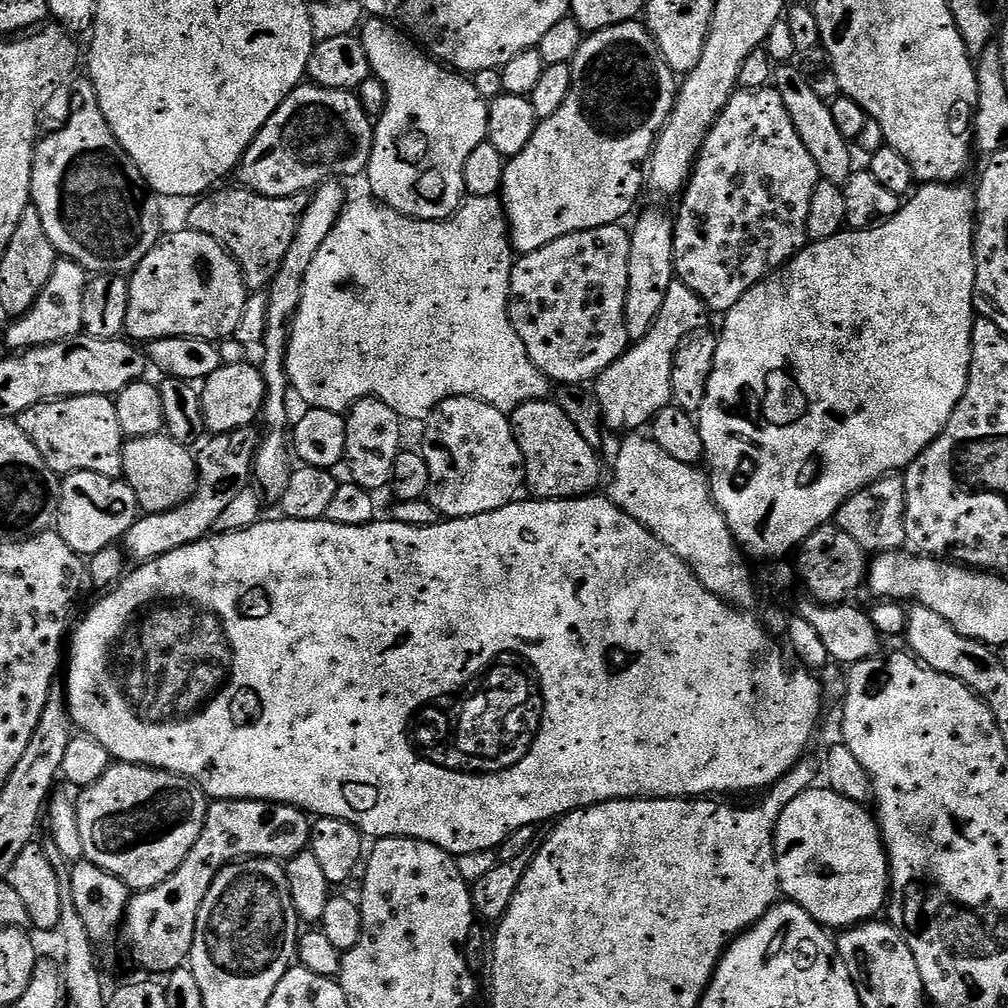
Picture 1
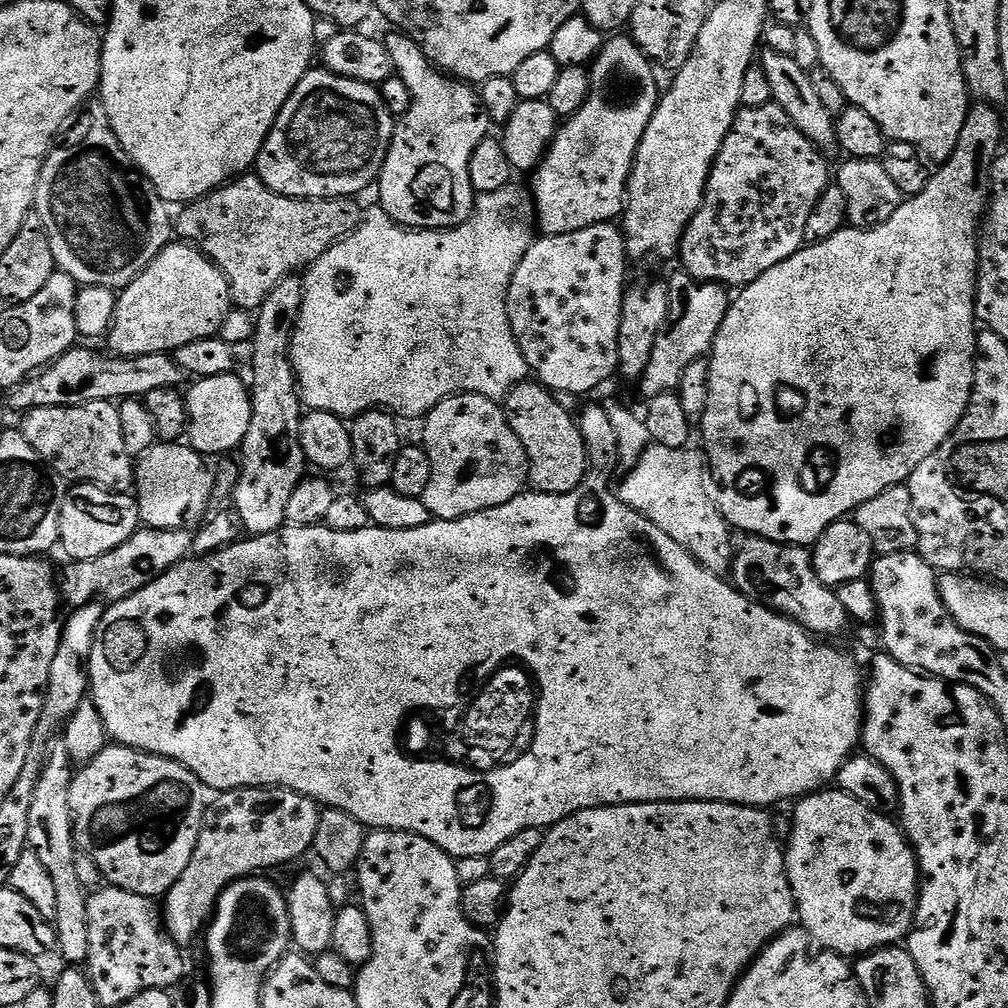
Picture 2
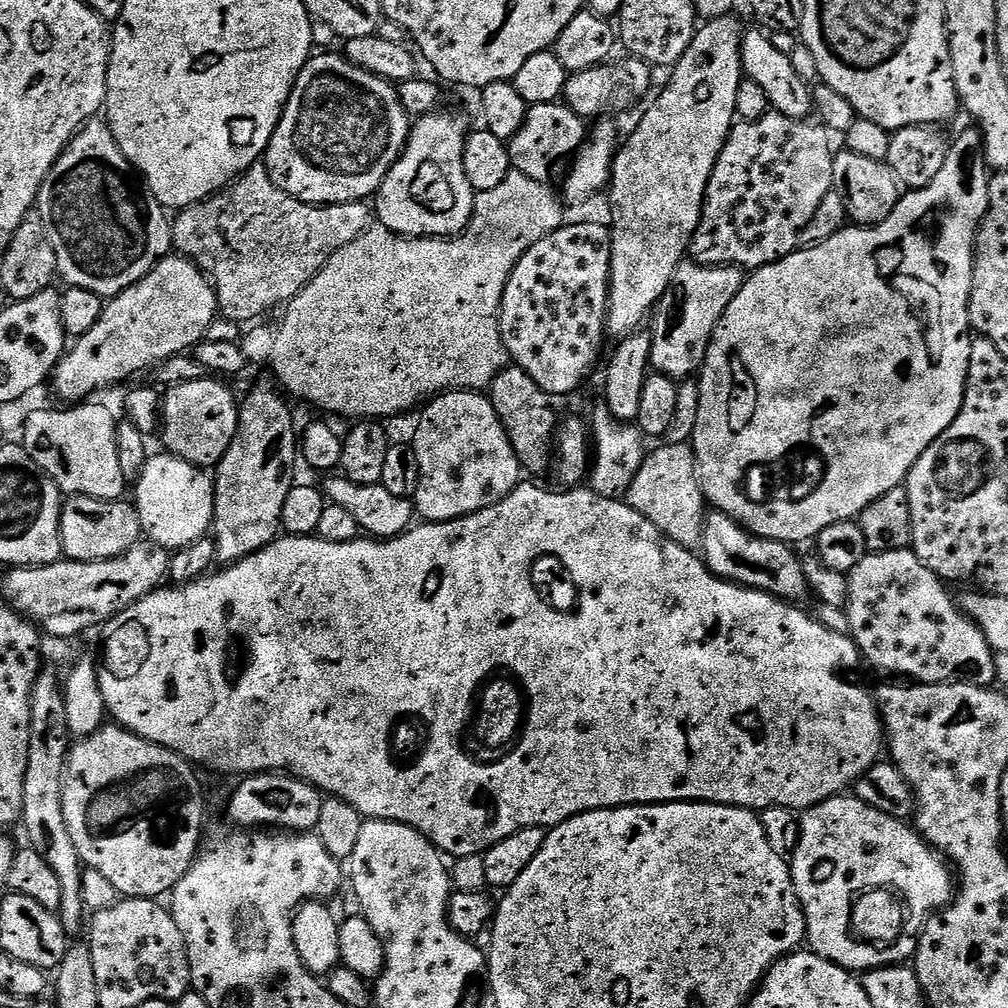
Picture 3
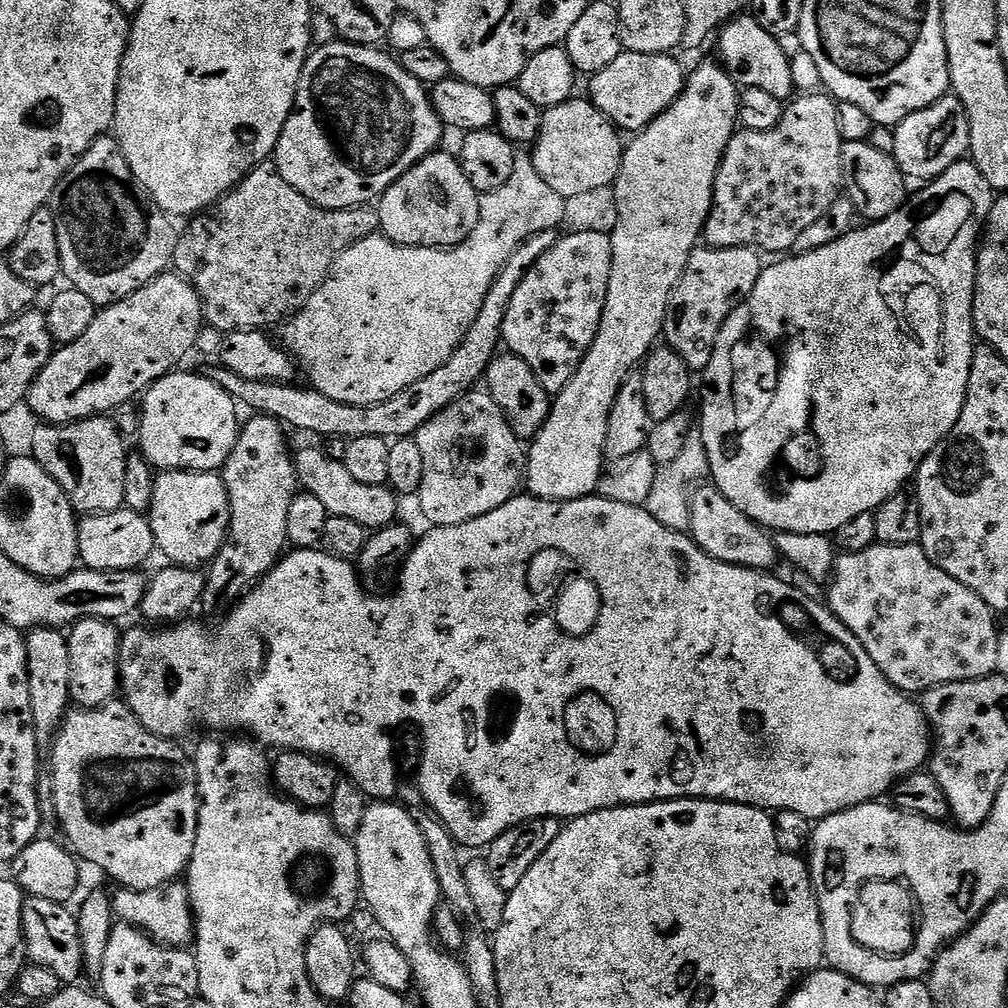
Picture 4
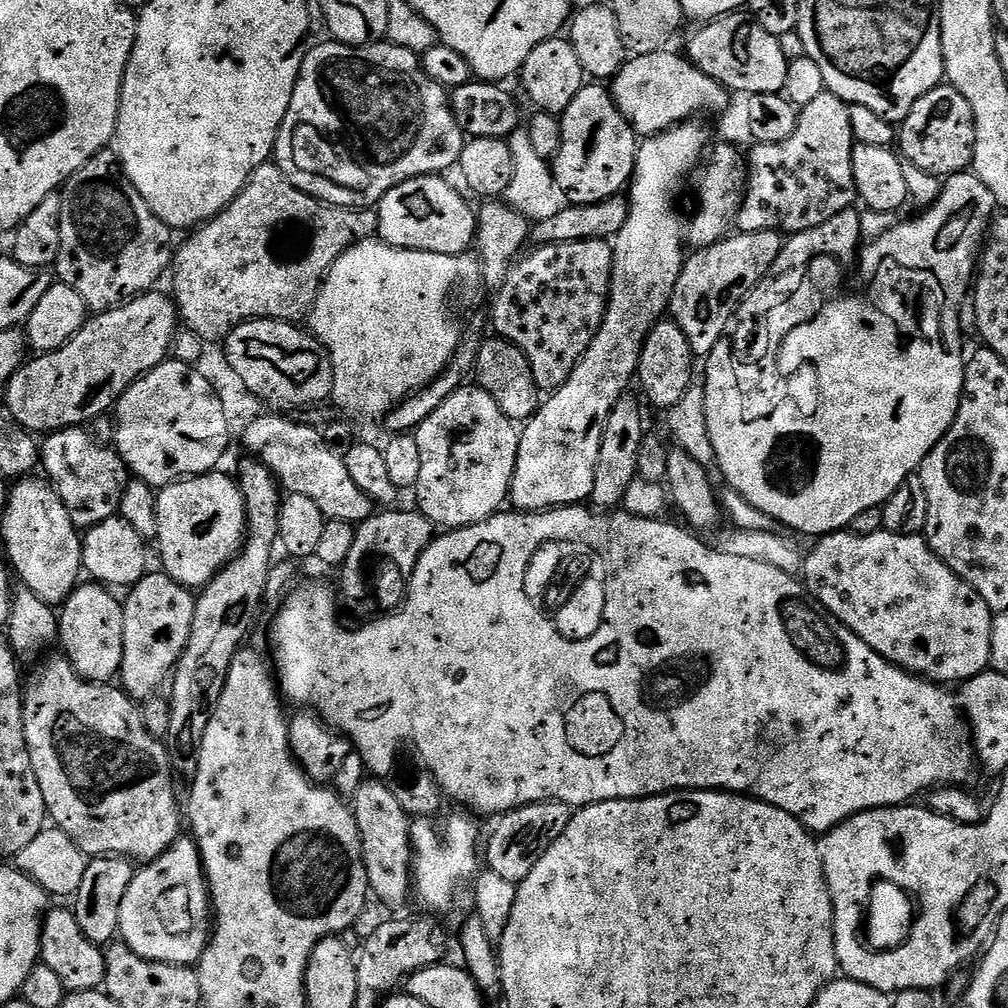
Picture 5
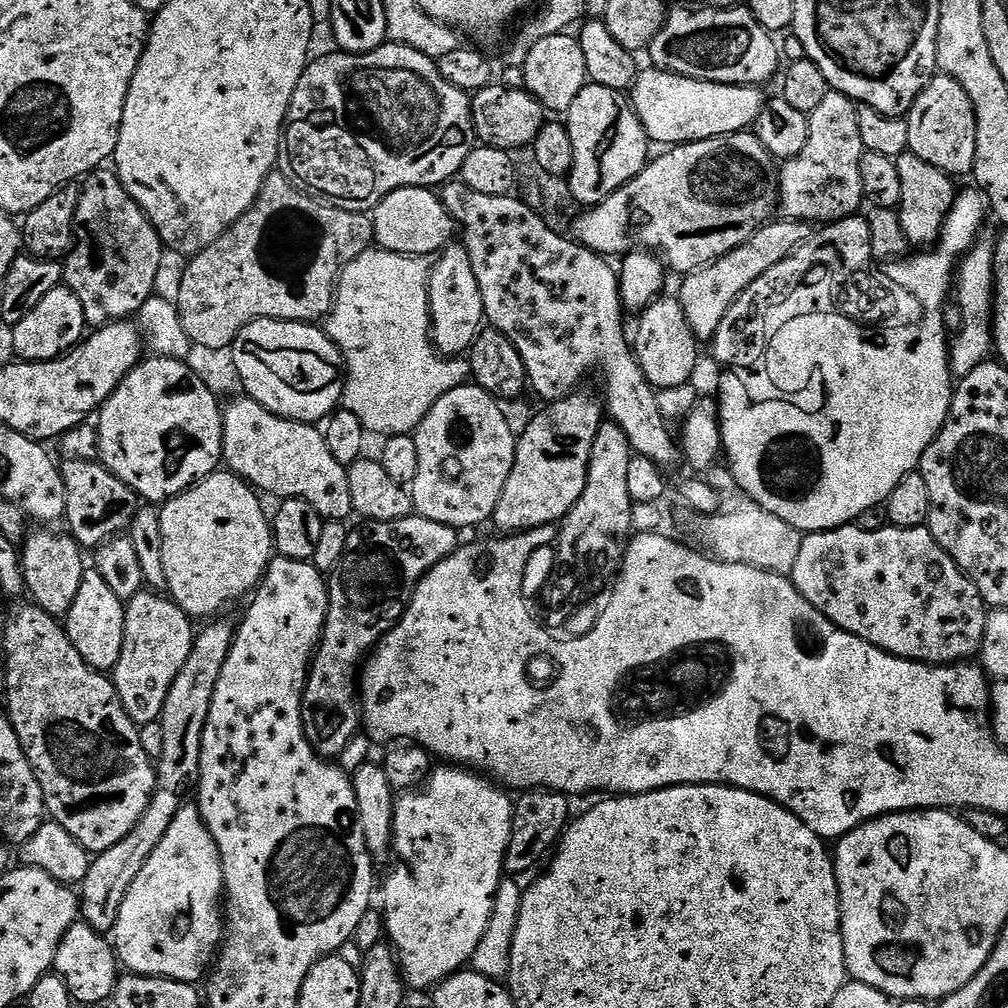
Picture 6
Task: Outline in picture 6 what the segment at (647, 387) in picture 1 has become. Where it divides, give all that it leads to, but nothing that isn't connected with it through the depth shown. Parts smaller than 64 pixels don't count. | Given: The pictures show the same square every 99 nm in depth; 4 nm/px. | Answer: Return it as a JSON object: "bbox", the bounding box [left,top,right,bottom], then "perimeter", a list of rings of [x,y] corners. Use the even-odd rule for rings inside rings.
{"bbox":[678,218,813,342],"perimeter":[[[776,218],[759,228],[749,240],[742,242],[742,246],[730,250],[730,254],[718,258],[697,272],[687,273],[683,277],[684,285],[680,288],[678,299],[697,341],[711,342],[716,337],[718,326],[722,326],[722,318],[726,318],[726,310],[734,306],[736,299],[754,282],[758,282],[758,278],[762,278],[770,266],[778,266],[782,258],[802,246],[802,242],[810,239],[812,234],[813,229],[803,220]]]}

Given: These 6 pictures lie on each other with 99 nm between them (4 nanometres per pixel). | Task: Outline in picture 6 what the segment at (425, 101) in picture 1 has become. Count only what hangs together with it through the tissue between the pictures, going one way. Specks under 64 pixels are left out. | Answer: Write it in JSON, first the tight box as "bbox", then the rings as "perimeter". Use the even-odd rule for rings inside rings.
{"bbox":[371,188,458,257],"perimeter":[[[431,188],[394,190],[376,205],[371,217],[375,243],[383,251],[403,256],[435,257],[453,243],[452,235],[458,232],[458,225],[446,210],[443,199]]]}

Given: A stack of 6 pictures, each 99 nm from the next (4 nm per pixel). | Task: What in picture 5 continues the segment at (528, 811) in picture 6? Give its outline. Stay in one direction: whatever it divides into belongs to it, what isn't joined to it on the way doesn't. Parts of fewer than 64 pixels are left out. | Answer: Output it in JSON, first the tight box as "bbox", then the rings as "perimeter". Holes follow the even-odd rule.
{"bbox":[486,800,573,884],"perimeter":[[[557,800],[538,802],[504,813],[495,821],[496,829],[492,837],[486,840],[487,871],[500,875],[505,882],[521,884],[530,875],[530,870],[538,866],[542,854],[546,854],[546,850],[550,850],[550,846],[562,838],[562,830],[570,826],[573,815],[572,807]]]}

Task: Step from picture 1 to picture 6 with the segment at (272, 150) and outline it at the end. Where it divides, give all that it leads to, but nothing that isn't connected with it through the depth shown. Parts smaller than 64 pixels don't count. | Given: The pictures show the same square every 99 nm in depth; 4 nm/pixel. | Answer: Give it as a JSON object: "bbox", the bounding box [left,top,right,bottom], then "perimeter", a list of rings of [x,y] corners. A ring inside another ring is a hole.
{"bbox":[282,42,477,213],"perimeter":[[[386,42],[378,50],[367,52],[364,56],[337,50],[317,55],[309,63],[294,90],[294,98],[288,107],[288,118],[282,129],[282,171],[296,187],[301,188],[310,196],[315,196],[318,200],[323,200],[326,204],[332,204],[336,208],[351,212],[367,213],[399,188],[435,189],[459,177],[460,167],[466,162],[466,158],[472,153],[472,149],[477,147],[477,144],[469,93],[458,90],[458,86],[450,86],[450,82],[442,78],[440,65],[435,59],[419,53],[410,46]]]}

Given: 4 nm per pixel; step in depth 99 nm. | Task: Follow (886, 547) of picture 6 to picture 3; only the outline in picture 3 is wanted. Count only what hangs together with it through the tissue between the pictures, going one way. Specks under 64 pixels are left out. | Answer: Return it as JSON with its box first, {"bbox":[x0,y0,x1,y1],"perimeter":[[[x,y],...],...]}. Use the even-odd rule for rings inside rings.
{"bbox":[847,550,997,686],"perimeter":[[[911,550],[873,552],[862,558],[852,572],[847,573],[848,628],[860,655],[884,672],[897,672],[897,677],[911,678],[921,684],[967,682],[981,686],[997,683],[996,652],[986,634],[969,619],[961,605],[947,592],[945,581],[930,570]]]}

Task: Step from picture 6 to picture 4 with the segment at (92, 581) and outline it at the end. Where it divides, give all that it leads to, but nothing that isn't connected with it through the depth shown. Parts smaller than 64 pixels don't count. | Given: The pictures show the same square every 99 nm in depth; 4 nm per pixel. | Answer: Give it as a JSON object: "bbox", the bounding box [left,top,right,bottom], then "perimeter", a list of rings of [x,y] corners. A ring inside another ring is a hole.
{"bbox":[67,618,121,708],"perimeter":[[[86,618],[71,625],[67,633],[70,650],[70,694],[72,704],[85,708],[100,708],[117,699],[120,683],[121,629],[113,621]]]}

